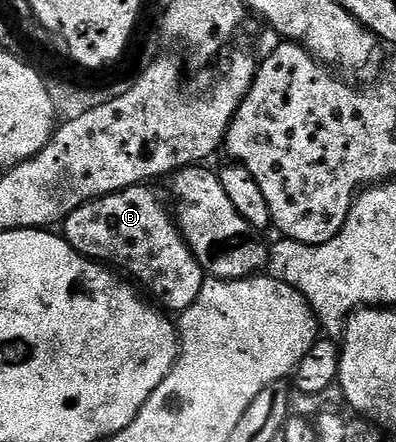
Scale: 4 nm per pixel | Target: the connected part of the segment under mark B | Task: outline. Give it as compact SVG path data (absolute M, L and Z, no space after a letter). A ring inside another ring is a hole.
M154 187L126 188L120 192L97 198L93 202L85 202L85 206L73 210L73 214L69 214L63 221L61 235L64 240L69 242L69 246L73 246L73 250L77 250L83 256L88 256L91 260L104 266L110 266L112 269L126 274L140 289L148 288L156 296L154 299L168 313L181 314L189 306L193 306L193 302L197 302L197 294L201 294L205 273L197 262L197 258L189 250L185 238L179 233L179 226L175 223L168 201L166 199L163 201L151 188Z

